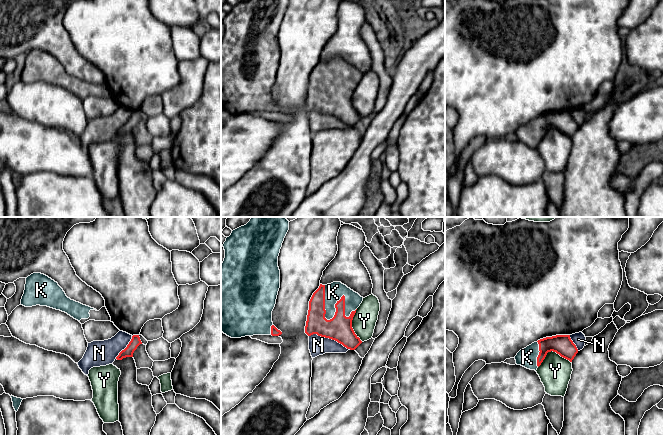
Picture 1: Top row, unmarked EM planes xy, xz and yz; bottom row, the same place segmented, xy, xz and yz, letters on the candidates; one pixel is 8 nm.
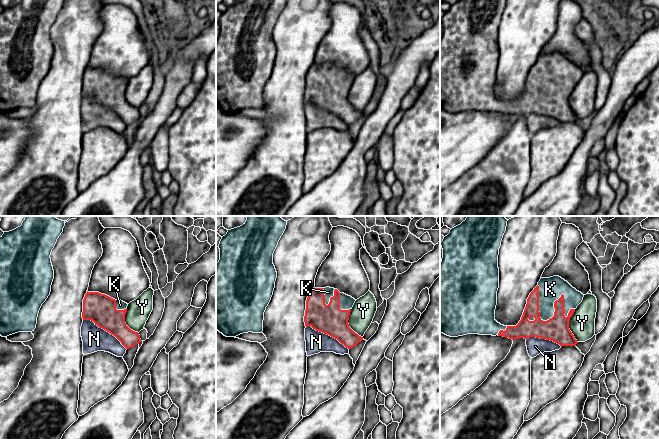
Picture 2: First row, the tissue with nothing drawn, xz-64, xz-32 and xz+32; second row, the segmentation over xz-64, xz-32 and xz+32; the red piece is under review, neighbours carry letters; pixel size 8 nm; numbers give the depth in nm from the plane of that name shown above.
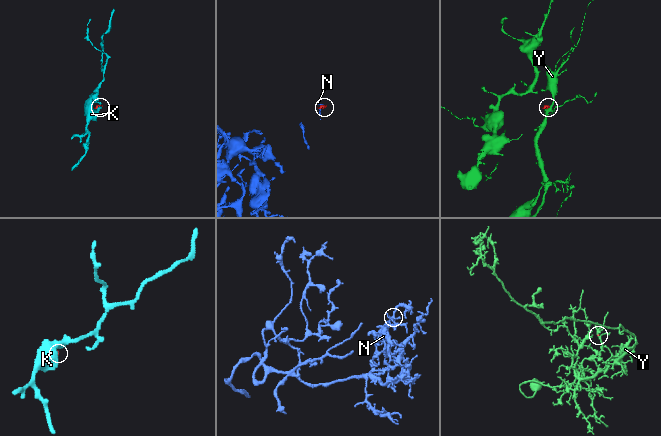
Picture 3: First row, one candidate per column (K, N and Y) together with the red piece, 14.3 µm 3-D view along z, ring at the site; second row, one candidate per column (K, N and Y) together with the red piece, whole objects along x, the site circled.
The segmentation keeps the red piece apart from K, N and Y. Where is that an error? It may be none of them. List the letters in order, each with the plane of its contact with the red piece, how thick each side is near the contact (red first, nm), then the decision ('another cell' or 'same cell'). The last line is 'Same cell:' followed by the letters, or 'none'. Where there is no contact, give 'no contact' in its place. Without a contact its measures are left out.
K: meets red in xz; 200 nm thick on the red side, 140 nm on the other; another cell
N: meets red in xz; 200 nm thick on the red side, 150 nm on the other; same cell
Y: meets red in yz; 160 nm thick on the red side, 260 nm on the other; another cell
Same cell: N

